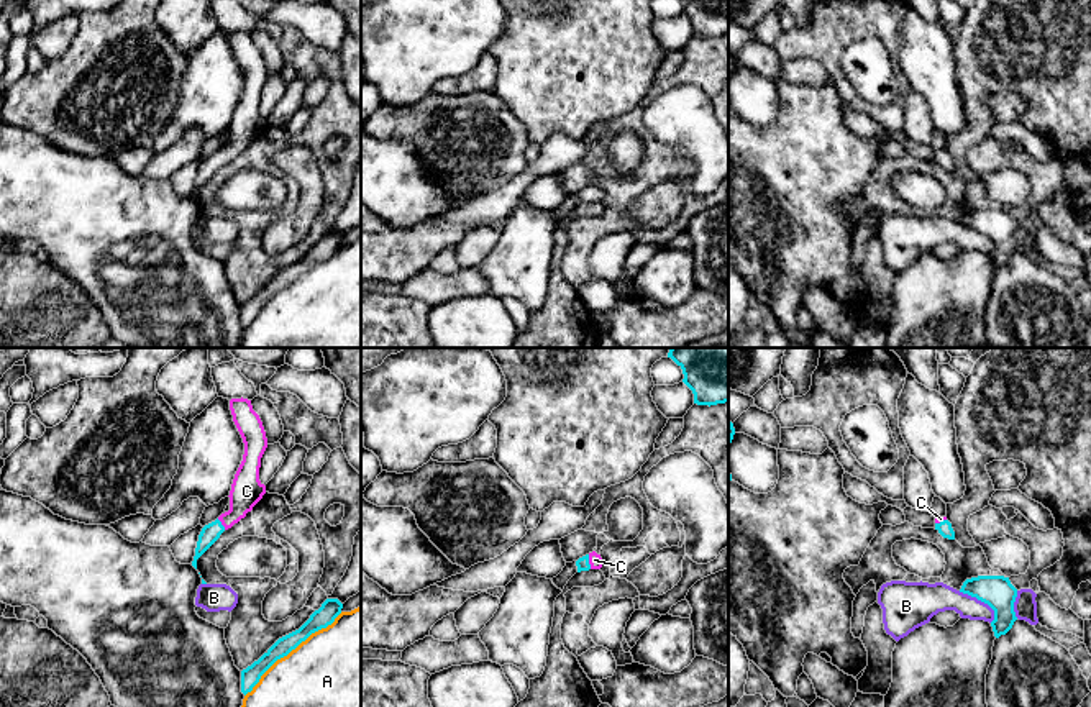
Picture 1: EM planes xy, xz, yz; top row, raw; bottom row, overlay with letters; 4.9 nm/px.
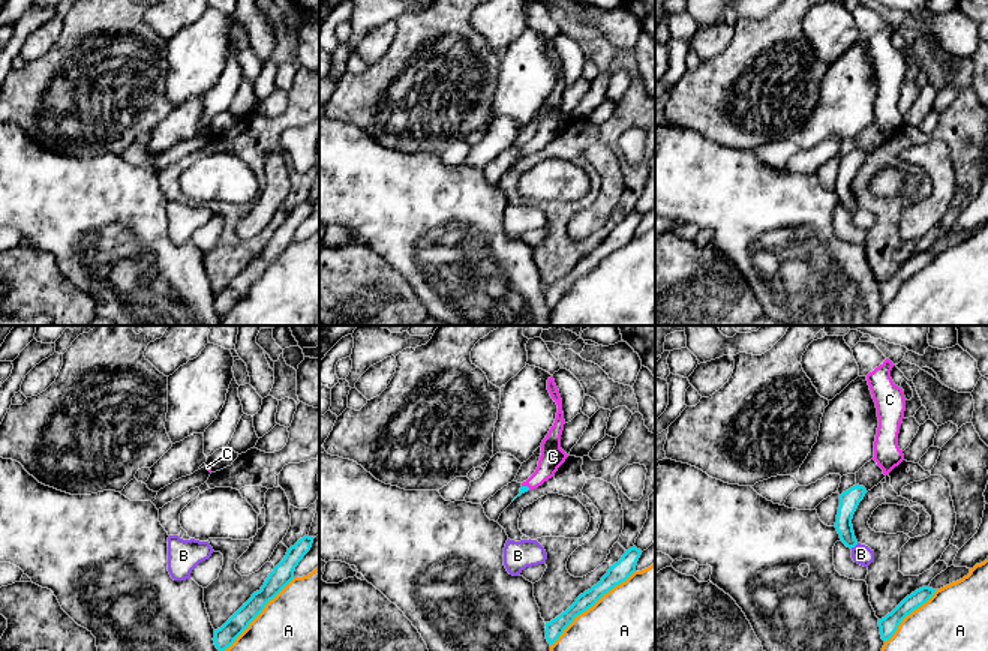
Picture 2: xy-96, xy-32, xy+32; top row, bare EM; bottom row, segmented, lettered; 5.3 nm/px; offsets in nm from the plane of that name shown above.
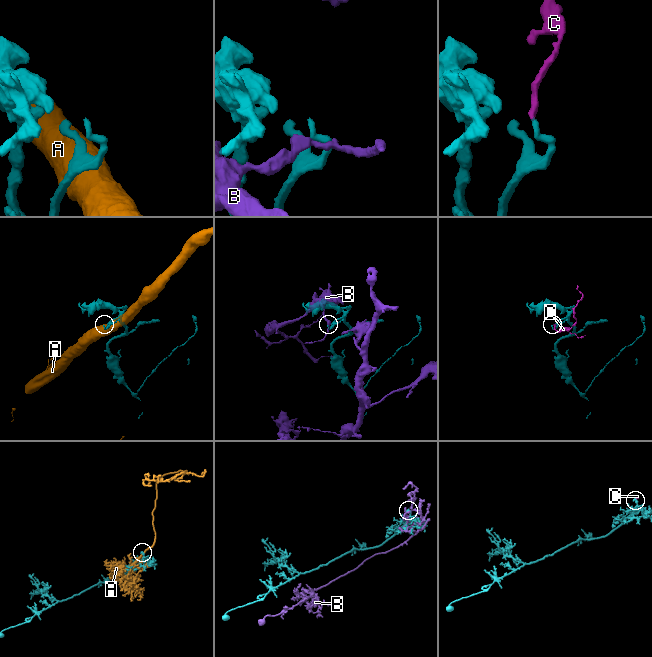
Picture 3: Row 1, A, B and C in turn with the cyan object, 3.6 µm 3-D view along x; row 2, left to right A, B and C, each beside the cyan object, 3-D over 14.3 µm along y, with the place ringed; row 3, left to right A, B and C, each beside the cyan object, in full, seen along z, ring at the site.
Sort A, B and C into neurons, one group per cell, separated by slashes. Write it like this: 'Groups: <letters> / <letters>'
Groups: A / B / C

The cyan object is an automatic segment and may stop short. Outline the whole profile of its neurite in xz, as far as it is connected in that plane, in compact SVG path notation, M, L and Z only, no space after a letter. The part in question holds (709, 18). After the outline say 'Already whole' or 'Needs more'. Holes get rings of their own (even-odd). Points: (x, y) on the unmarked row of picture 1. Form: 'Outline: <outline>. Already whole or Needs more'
Outline: M681 0L682 15L692 23L694 36L717 38L728 34L728 0Z. Already whole

